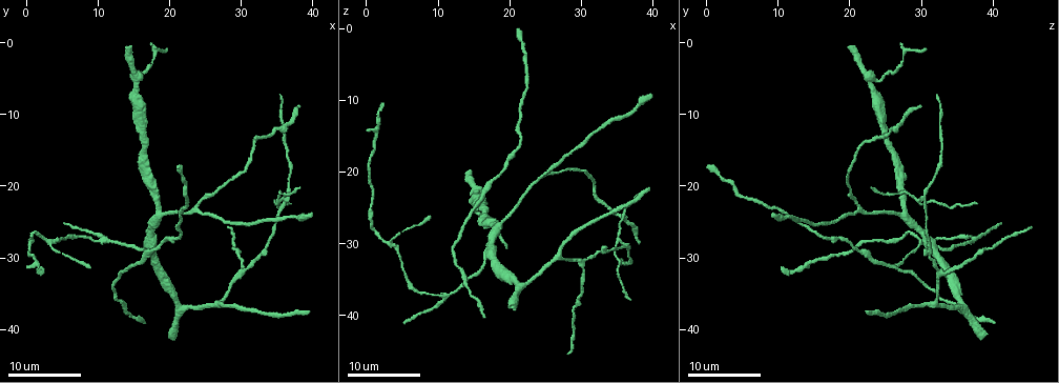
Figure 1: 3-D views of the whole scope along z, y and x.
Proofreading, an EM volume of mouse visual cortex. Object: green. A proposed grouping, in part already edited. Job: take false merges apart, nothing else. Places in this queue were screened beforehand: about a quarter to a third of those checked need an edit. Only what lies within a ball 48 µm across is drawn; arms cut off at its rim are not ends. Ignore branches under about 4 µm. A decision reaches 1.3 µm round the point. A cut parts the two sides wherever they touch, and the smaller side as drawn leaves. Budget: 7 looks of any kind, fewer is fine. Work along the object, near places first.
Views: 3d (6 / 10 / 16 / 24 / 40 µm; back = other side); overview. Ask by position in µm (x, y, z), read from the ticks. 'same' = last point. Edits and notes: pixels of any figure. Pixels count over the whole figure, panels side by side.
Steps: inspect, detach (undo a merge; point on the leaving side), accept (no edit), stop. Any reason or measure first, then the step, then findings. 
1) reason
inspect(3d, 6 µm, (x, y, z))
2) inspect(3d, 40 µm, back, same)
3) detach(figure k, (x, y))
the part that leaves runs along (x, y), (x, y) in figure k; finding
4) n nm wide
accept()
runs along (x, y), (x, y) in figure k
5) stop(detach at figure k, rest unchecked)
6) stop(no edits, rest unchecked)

inspect(3d, 16 µm, (24.0, 23.0, 21.0))

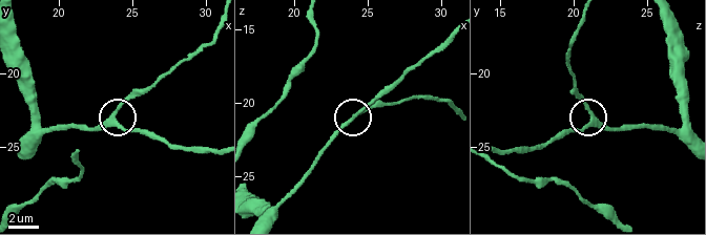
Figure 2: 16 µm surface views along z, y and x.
accept()
runs along (267, 216), (316, 156), (382, 90) in figure 2; continuous, no second cell

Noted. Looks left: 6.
looks like a crossing
inspect(3d, 10 µm, (35.5, 21.5, 29.5))

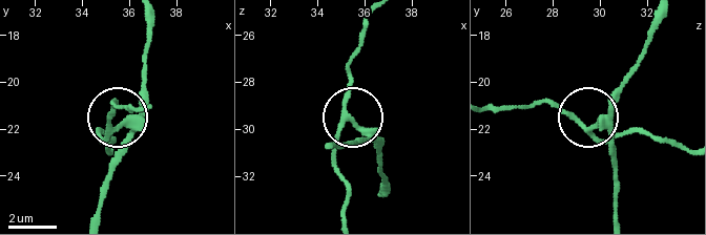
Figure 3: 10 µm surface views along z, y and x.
detach(figure 3, (108, 128))
the part that leaves runs along (607, 120), (596, 126), (596, 136), (638, 132), (686, 150) in figure 3; a second cell is stuck on

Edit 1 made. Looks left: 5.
looks like a crossing
inspect(3d, 10 µm, (11.0, 27.5, 37.5))

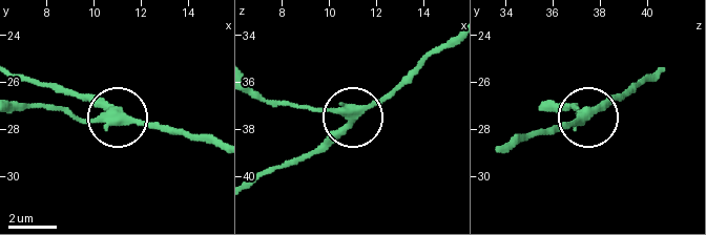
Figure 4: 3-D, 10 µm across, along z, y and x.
320 nm wide
accept()
runs along (503, 148), (582, 122), (628, 95) in figure 4; all the same cell

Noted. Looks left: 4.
a fork
inspect(3d, 10 µm, (27.5, 36.0, 31.5))

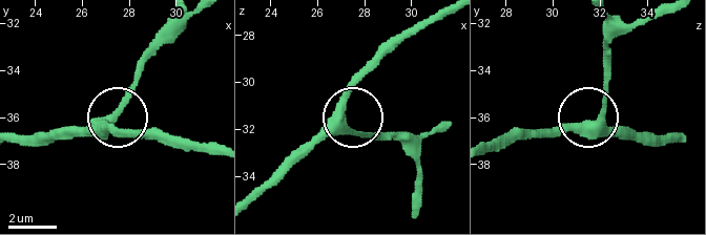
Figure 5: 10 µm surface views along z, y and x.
inspect(3d, 10 µm, back, (27.0, 36.3, 31.7))

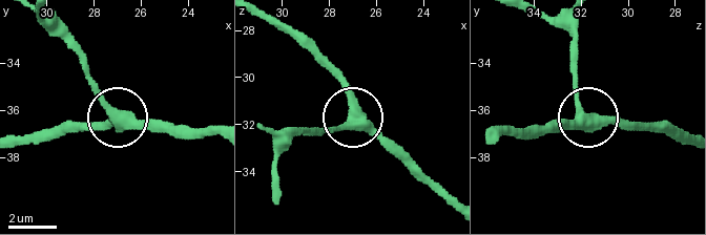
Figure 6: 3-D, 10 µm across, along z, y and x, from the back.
side arm 17 µm
accept()
runs along (492, 142), (505, 133), (554, 133), (596, 115), (655, 122) in figure 6; one cell here

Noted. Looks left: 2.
stop(detach at figure 3, rest unchecked)

